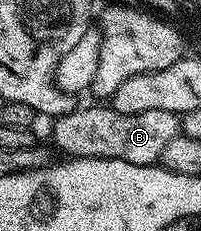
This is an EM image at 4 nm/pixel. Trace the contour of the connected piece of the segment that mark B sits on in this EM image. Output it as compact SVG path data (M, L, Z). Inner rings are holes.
M91 105L88 109L76 107L71 114L54 118L51 137L63 155L68 158L121 159L125 163L151 167L162 158L165 147L169 147L172 139L180 136L181 117L178 113L145 111L137 115L125 115L103 105Z

